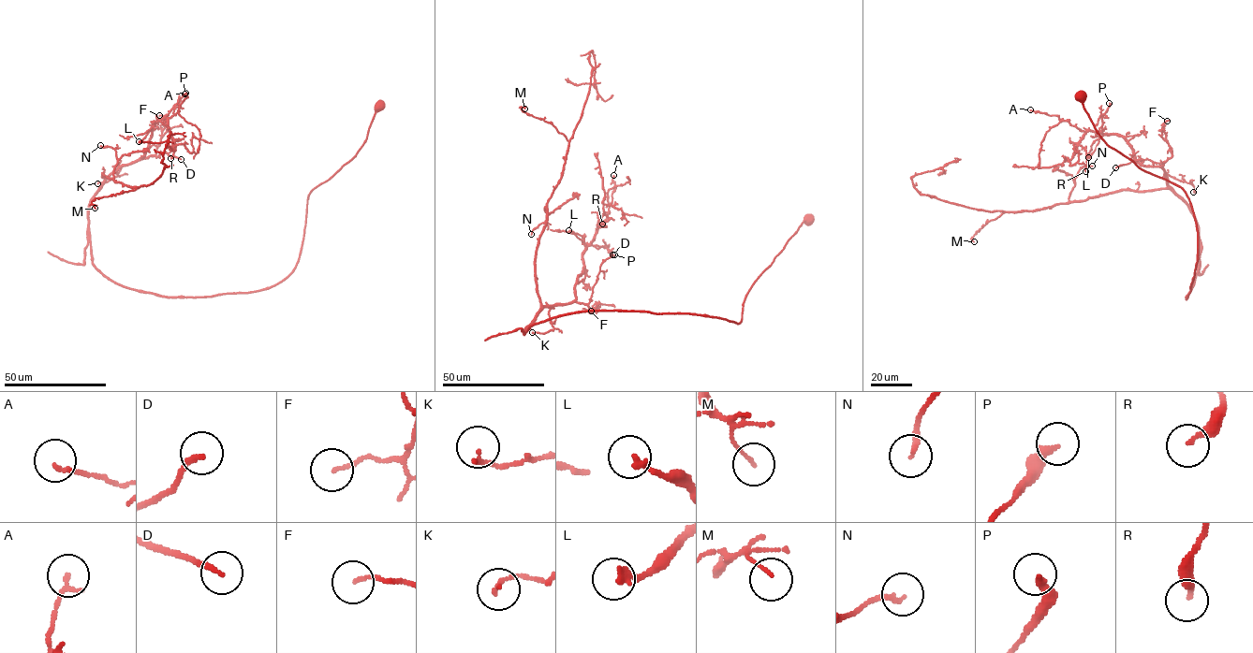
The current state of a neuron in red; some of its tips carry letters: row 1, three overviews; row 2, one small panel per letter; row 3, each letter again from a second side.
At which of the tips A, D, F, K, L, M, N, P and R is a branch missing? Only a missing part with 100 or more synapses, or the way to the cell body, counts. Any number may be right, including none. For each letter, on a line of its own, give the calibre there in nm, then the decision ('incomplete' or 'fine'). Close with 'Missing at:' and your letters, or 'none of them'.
A: 150 nm | fine
D: 170 nm | fine
F: 130 nm | fine
K: 150 nm | fine
L: 260 nm | fine
M: 80 nm | fine
N: 160 nm | fine
P: 320 nm | fine
R: 240 nm | fine
Missing at: none of them

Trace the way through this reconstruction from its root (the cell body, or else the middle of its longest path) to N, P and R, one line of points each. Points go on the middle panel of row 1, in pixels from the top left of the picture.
N: (809, 219), (752, 285), (738, 324), (586, 311), (524, 333), (540, 308), (545, 207), (531, 234)
P: (809, 219), (752, 285), (738, 324), (586, 311), (524, 333), (544, 307), (576, 297), (588, 246), (614, 254)
R: (809, 219), (752, 285), (738, 324), (586, 311), (524, 333), (544, 307), (576, 297), (582, 252), (602, 224)

